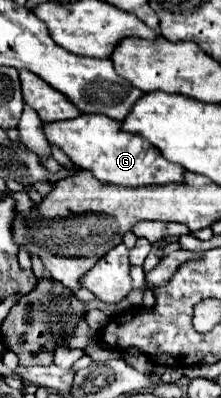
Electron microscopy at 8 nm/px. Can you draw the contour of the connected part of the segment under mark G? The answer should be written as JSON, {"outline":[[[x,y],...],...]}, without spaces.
{"outline":[[[89,113],[75,119],[53,121],[41,125],[43,135],[49,143],[57,145],[75,165],[91,171],[97,179],[113,185],[141,187],[141,185],[165,185],[167,181],[183,181],[183,167],[173,165],[153,149],[141,137],[131,137],[131,133],[121,133],[121,123],[101,115]]]}

